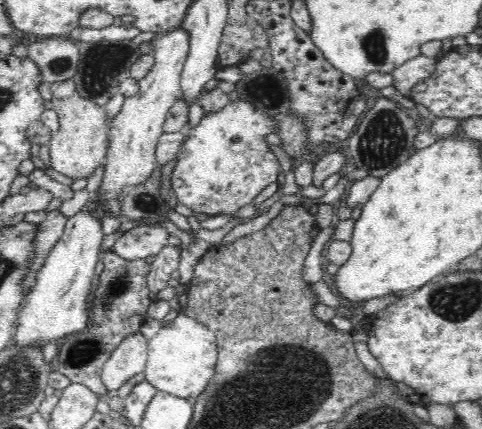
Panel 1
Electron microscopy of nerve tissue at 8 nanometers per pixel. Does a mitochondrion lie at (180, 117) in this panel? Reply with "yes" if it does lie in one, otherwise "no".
no

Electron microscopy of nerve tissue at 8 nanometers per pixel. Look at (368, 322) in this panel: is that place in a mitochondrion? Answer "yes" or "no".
no

